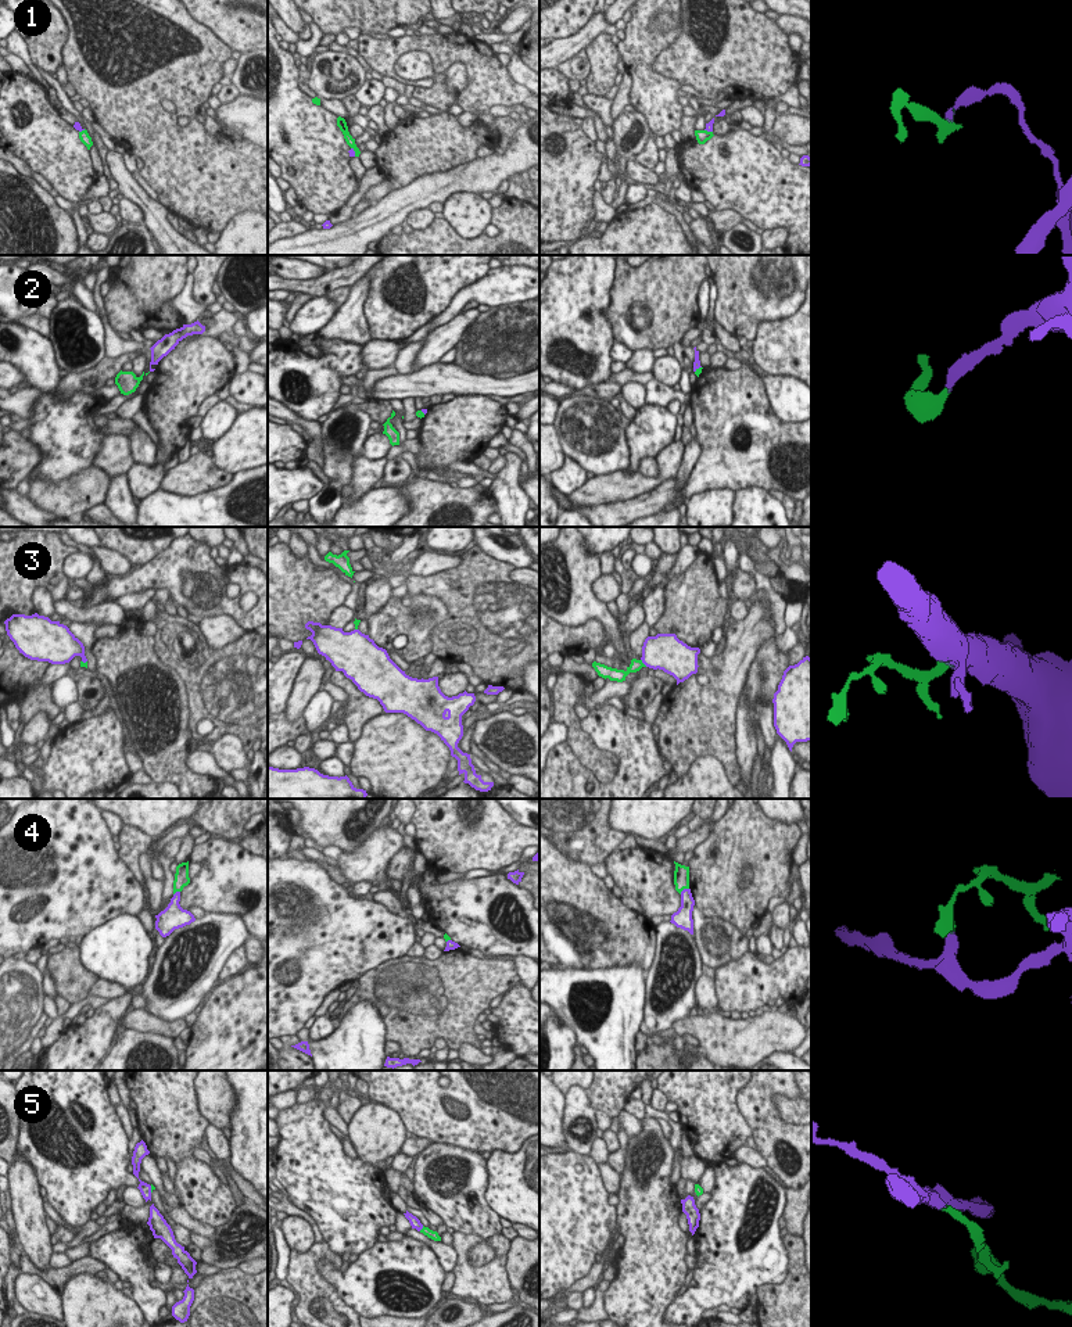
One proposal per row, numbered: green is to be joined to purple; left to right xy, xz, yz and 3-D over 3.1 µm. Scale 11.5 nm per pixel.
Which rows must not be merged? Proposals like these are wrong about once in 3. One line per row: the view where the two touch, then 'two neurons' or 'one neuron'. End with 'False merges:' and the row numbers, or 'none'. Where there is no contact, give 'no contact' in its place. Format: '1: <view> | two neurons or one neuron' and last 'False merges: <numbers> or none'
1: xz | one neuron
2: yz | one neuron
3: yz | one neuron
4: yz | two neurons
5: xz | one neuron
False merges: 4

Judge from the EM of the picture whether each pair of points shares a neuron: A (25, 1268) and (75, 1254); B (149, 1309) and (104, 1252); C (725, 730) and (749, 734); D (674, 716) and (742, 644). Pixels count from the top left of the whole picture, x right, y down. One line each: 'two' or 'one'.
A: two
B: one
C: two
D: one

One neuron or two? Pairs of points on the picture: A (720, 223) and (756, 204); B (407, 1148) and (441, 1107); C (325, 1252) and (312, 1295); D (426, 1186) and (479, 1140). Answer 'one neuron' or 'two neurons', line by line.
A: two neurons
B: two neurons
C: one neuron
D: two neurons

